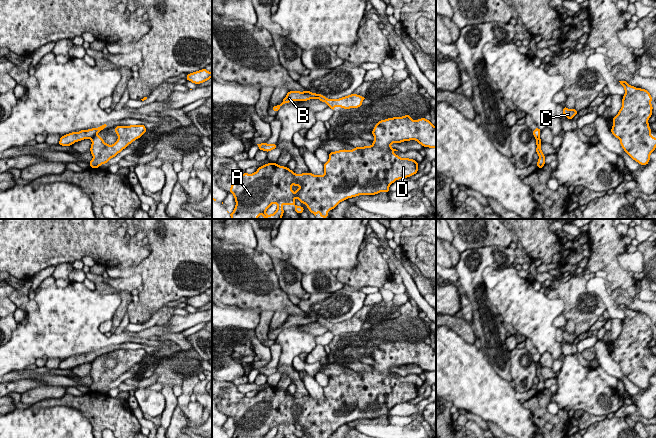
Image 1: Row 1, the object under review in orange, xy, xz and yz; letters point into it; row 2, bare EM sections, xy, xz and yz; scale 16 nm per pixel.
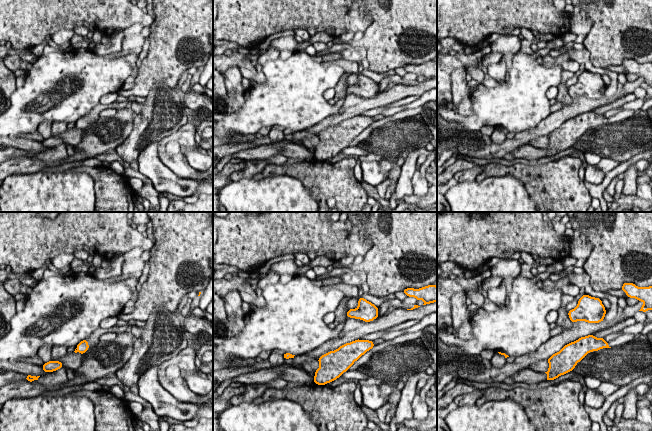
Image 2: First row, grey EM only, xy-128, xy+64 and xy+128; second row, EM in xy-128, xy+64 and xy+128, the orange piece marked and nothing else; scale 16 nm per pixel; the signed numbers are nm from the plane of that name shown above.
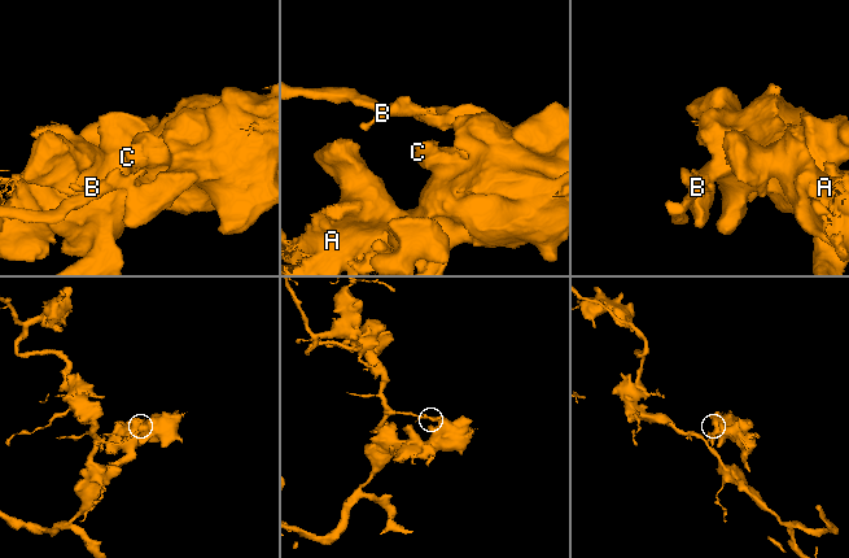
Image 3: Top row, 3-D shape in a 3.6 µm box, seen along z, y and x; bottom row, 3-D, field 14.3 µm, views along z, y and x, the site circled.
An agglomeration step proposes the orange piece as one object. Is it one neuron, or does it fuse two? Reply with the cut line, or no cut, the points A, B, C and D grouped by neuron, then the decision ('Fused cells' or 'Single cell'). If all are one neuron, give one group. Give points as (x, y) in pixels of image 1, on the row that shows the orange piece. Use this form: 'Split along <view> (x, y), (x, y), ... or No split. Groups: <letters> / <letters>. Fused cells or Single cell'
Split along xy (94, 135), (91, 139). Groups: A C D / B. Fused cells

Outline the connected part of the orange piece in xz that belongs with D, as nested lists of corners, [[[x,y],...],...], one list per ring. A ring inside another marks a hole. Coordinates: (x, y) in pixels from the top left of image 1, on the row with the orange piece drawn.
[[[409,114],[403,117],[393,117],[385,120],[380,120],[371,133],[375,140],[371,146],[355,147],[352,150],[339,150],[329,153],[329,159],[324,163],[324,175],[314,175],[312,173],[295,174],[288,167],[279,166],[277,163],[268,163],[258,167],[257,171],[252,174],[243,173],[233,184],[231,184],[230,193],[235,198],[235,208],[232,213],[229,213],[231,219],[258,219],[259,215],[266,219],[282,219],[284,210],[282,205],[294,205],[294,211],[301,214],[304,212],[302,206],[297,206],[294,199],[297,197],[301,203],[304,203],[309,211],[315,216],[319,212],[320,217],[327,218],[328,211],[333,210],[340,202],[356,197],[359,195],[375,195],[380,192],[389,193],[389,187],[396,180],[408,178],[418,172],[418,162],[409,158],[401,158],[394,154],[398,151],[391,147],[392,143],[398,143],[410,140],[416,140],[423,147],[436,148],[436,127],[430,120],[425,117],[413,120]],[[273,204],[277,204],[277,209],[273,214],[267,215],[266,210]]]

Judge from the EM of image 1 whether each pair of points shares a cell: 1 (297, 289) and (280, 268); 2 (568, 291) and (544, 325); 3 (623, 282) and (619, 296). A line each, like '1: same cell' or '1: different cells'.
1: same cell
2: different cells
3: different cells

